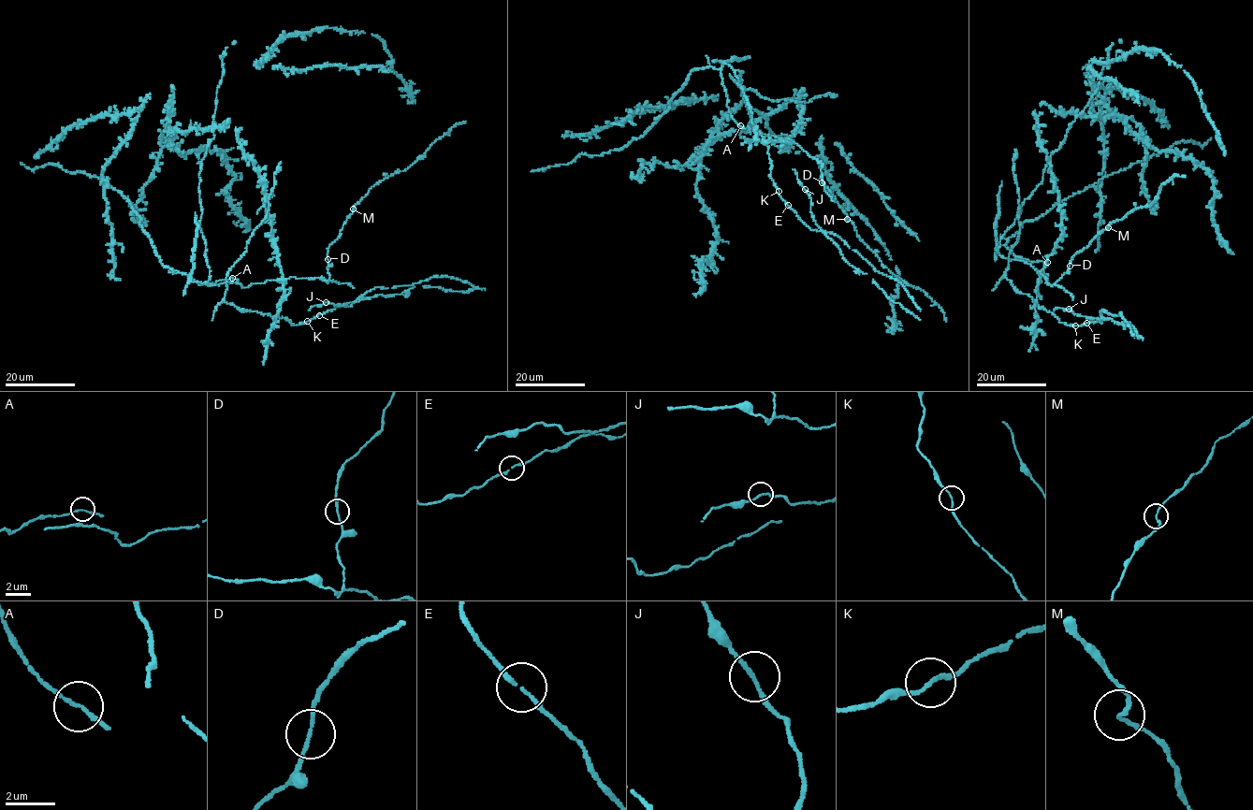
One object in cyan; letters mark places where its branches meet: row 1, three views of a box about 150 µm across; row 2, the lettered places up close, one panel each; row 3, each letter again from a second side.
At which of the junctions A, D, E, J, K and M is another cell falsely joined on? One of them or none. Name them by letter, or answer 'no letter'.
no letter

